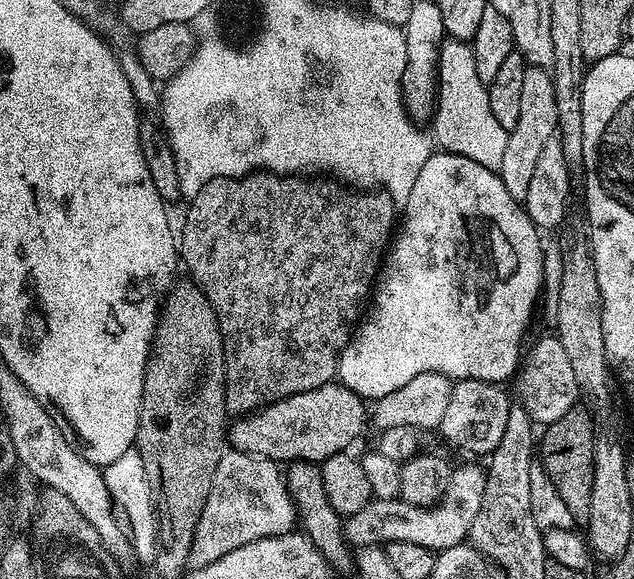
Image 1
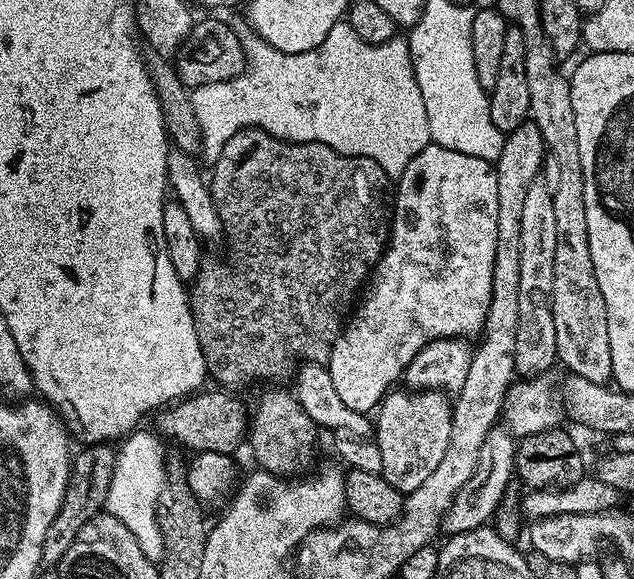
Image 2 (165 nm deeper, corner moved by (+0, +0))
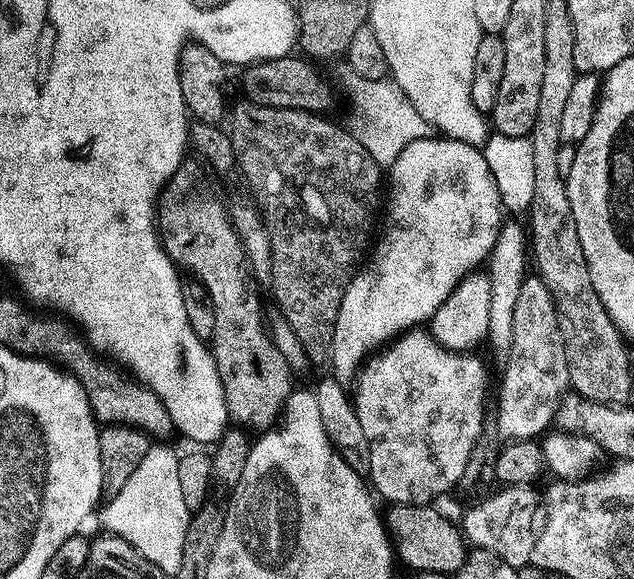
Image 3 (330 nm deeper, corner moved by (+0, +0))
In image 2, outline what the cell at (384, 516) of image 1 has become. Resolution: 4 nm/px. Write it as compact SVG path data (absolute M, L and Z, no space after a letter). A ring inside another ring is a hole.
M494 430L488 435L486 442L482 442L482 451L479 454L478 466L475 467L475 474L455 496L454 502L448 507L447 514L444 516L442 526L449 535L485 527L491 521L489 519L497 515L506 488L511 478L514 478L517 443L517 437L507 430Z

